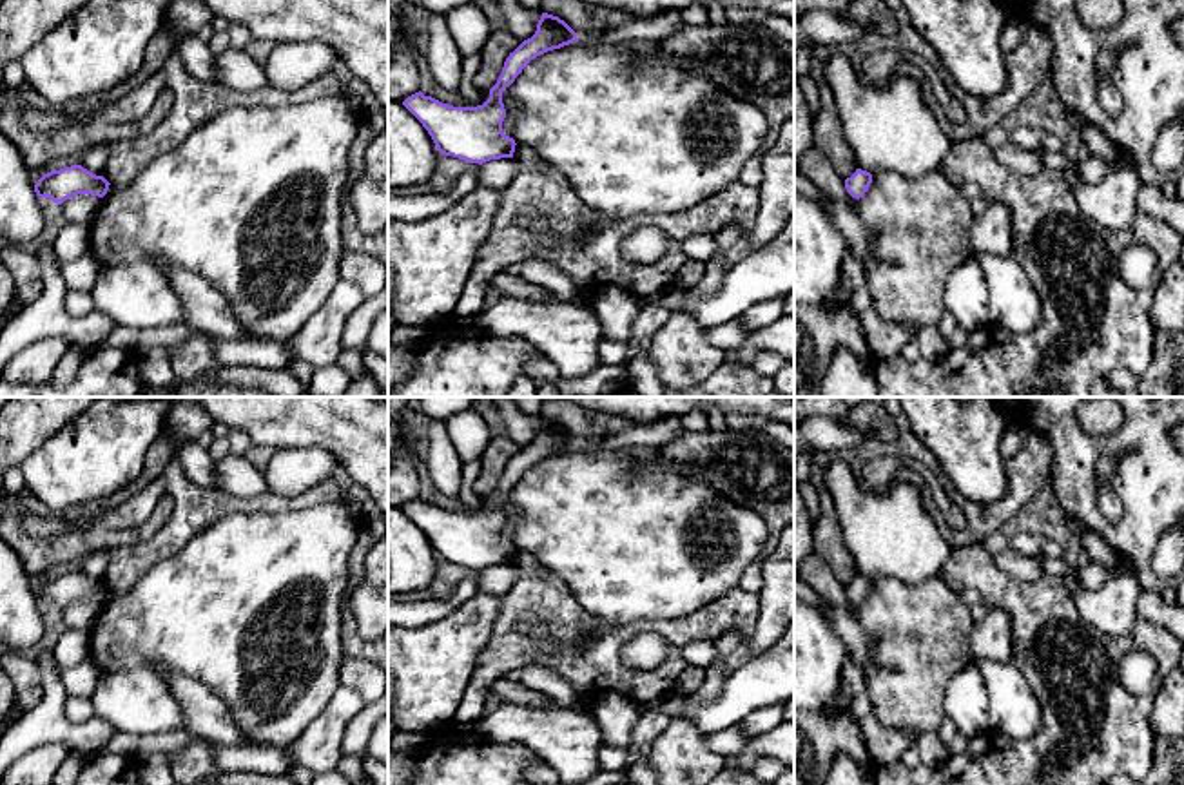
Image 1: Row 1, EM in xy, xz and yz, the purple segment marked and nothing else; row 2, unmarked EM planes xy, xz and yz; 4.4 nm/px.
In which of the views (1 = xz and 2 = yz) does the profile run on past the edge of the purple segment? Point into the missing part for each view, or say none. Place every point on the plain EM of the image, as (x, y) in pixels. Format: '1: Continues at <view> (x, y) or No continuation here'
1: No continuation here
2: No continuation here

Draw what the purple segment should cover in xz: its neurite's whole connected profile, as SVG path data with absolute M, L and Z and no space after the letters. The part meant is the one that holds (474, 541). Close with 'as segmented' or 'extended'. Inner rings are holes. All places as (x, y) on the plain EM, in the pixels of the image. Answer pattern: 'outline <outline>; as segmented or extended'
outline M542 419L535 441L506 464L502 479L482 511L453 513L424 502L421 497L408 502L403 511L422 529L444 562L479 571L490 566L513 564L517 549L502 538L506 524L502 497L531 466L577 446L577 439L564 426Z; as segmented

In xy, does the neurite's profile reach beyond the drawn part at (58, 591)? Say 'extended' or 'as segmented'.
as segmented

